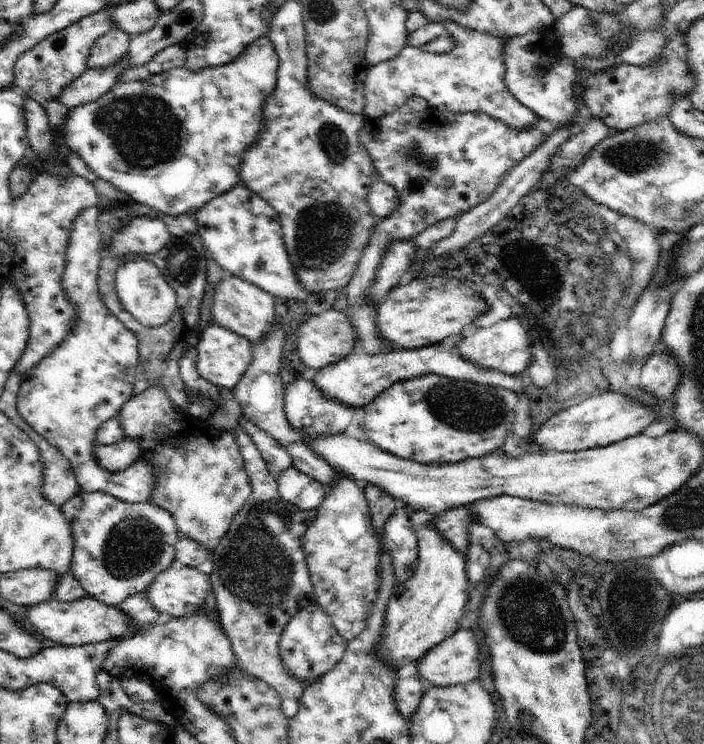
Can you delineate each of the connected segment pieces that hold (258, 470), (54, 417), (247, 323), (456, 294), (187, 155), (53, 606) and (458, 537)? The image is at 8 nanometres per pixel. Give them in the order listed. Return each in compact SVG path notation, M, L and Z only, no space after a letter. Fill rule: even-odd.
M238 425L232 434L236 434L236 442L244 458L252 494L213 551L211 559L215 566L209 576L218 602L221 625L232 642L238 667L276 690L286 718L291 719L298 714L300 700L307 687L286 670L278 642L296 613L316 600L303 536L314 522L317 510L303 511L284 500L278 492L277 479L268 472L268 464L250 434Z
M91 206L82 210L72 222L62 288L76 306L78 321L53 354L42 358L23 379L17 396L17 411L36 433L66 457L82 491L100 491L124 502L144 503L150 501L152 490L156 488L150 462L136 459L124 472L114 474L104 470L92 452L97 445L96 432L100 425L116 417L132 398L135 372L140 362L138 338L100 299L98 266L103 259L100 244L105 241L97 223L100 213L98 206Z
M230 276L226 280L220 280L216 284L214 298L212 298L211 314L214 323L226 330L231 330L240 336L244 336L252 344L260 342L268 332L276 330L276 310L274 309L274 300L271 294L265 290L246 282L237 276Z
M427 276L424 278L412 279L406 285L396 285L389 290L376 308L376 328L378 336L386 342L390 342L399 350L416 350L427 346L438 345L449 336L457 334L465 335L475 329L474 320L484 316L488 312L488 306L480 294L466 283L466 278L442 278L441 276Z
M268 36L258 38L256 42L248 45L243 54L240 54L234 62L228 62L224 66L210 66L202 68L202 70L188 70L186 67L176 67L167 70L162 74L155 74L142 81L120 82L112 90L109 90L96 99L94 102L84 104L84 106L76 106L76 108L68 109L65 124L58 130L53 130L54 144L58 154L68 163L69 153L78 154L84 159L84 164L88 166L88 170L96 174L97 178L102 178L106 182L110 182L118 190L125 192L128 198L134 198L140 204L146 204L150 210L163 212L172 216L180 216L182 214L196 213L208 202L214 200L218 195L234 188L240 183L240 164L244 158L244 152L256 144L256 136L260 134L260 130L264 128L264 118L262 118L262 108L264 102L276 88L277 70L279 67L279 56Z
M52 596L42 604L29 607L26 620L36 630L35 634L40 634L46 640L52 640L56 644L75 647L108 642L108 640L120 641L140 632L140 628L132 626L132 620L128 620L128 616L124 614L124 610L118 608L118 605L108 606L92 597L82 598L76 602L58 602L56 597Z
M470 505L459 507L442 514L434 514L430 522L436 526L436 530L444 536L444 540L448 540L448 544L454 550L458 550L462 556L465 556L468 552L468 544L474 541L468 532L470 526L474 524L474 518L468 512Z

